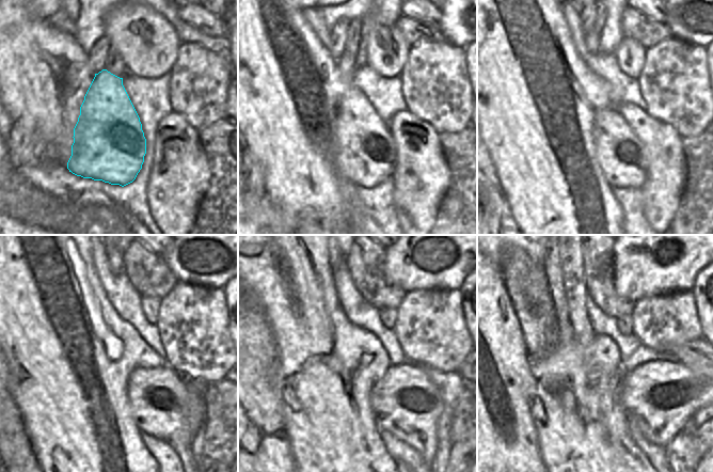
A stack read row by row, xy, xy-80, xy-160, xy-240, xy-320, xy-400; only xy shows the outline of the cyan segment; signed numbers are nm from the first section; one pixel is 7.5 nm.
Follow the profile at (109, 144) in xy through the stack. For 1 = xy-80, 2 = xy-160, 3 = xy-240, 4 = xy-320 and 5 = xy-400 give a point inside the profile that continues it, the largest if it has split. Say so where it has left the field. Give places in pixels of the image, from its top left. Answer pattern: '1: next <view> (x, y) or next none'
1: next xy-80 (365, 151)
2: next xy-160 (620, 154)
3: next xy-240 (155, 395)
4: next xy-320 (405, 402)
5: next xy-400 (661, 396)

